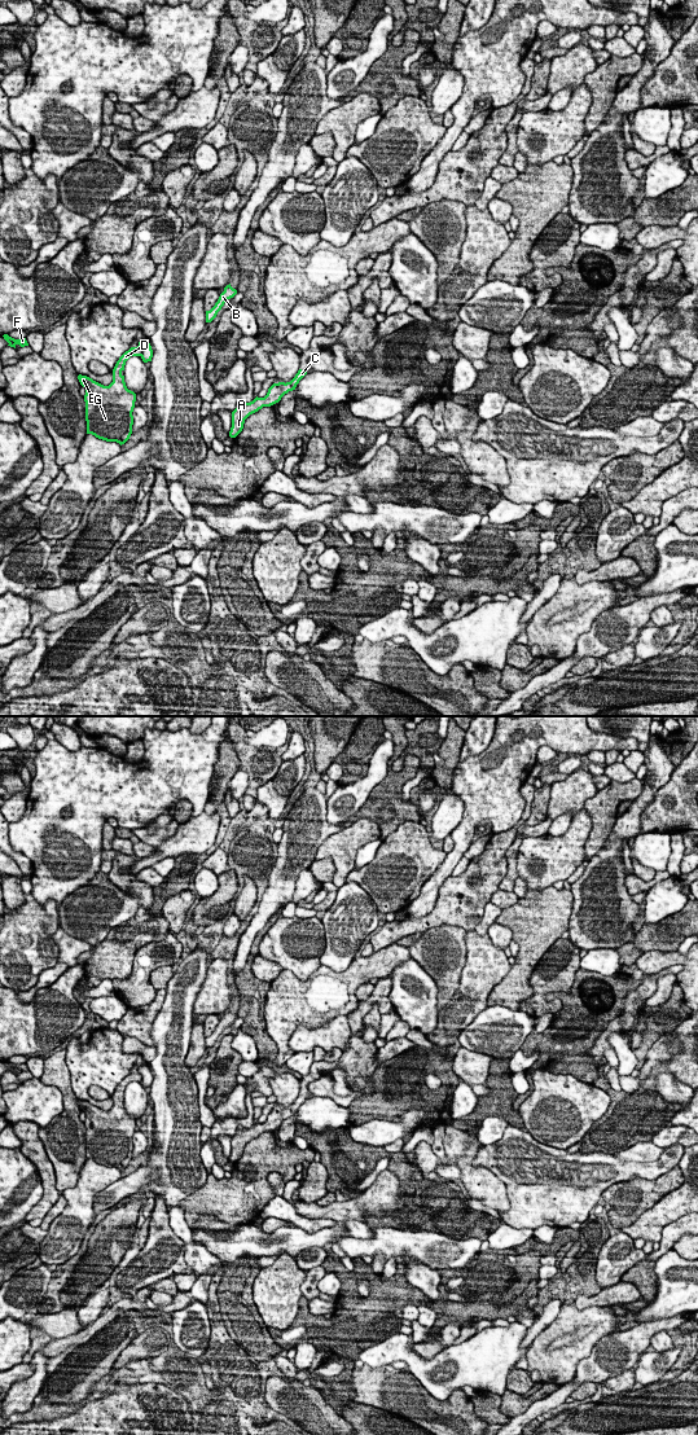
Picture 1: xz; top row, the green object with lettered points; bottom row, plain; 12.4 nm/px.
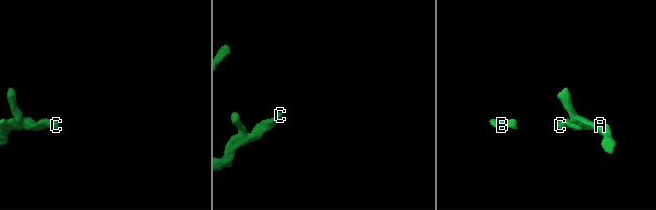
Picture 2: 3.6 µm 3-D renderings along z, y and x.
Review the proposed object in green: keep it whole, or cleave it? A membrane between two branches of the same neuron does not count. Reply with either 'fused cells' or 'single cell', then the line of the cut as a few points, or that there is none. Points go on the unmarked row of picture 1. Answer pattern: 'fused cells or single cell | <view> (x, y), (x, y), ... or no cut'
fused cells | xz (137, 1071), (141, 1080)

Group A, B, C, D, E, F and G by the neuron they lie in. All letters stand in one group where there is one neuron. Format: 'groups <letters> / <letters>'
groups A C / B D E F G

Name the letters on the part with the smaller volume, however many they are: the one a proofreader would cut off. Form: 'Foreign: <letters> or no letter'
Foreign: A, C

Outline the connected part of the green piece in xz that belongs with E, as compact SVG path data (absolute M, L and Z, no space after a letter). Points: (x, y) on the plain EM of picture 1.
M139 1071L126 1076L113 1094L113 1107L109 1111L87 1101L78 1101L80 1110L85 1114L87 1159L106 1167L117 1167L120 1171L129 1164L136 1119L127 1114L122 1097L131 1081L141 1080L142 1076Z

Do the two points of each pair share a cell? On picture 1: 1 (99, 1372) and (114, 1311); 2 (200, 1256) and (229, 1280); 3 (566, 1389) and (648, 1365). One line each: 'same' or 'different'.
1: different
2: different
3: different

